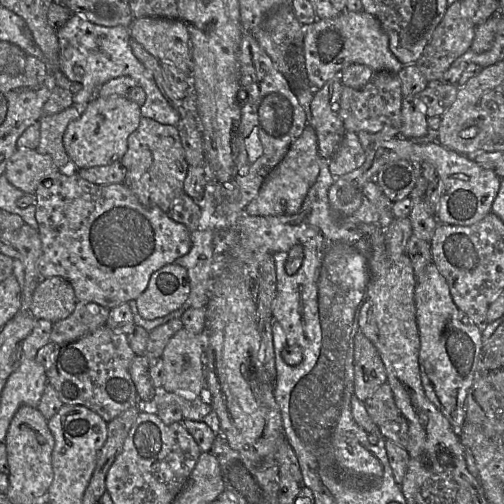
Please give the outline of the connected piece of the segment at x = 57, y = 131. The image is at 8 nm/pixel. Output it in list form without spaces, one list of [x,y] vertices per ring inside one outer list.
[[[72,105],[59,113],[43,115],[39,120],[40,142],[35,150],[50,155],[60,170],[72,167],[64,148],[63,136],[69,123],[78,119],[81,114],[81,107]]]

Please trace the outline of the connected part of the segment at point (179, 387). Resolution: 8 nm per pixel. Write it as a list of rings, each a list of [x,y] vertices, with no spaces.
[[[183,328],[175,333],[162,354],[164,383],[161,390],[180,394],[188,400],[199,395],[207,397],[204,351],[202,335],[192,334]]]

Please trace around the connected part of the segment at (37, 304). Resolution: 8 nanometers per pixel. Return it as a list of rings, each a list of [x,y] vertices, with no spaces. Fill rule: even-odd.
[[[60,276],[43,278],[33,293],[30,313],[37,320],[45,319],[56,323],[67,318],[77,302],[69,281]]]

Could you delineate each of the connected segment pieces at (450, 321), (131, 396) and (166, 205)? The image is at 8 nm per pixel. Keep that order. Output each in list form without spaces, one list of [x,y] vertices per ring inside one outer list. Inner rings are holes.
[[[434,262],[416,277],[414,300],[420,338],[420,374],[425,394],[451,426],[459,430],[465,421],[465,400],[483,346],[482,327],[468,321],[457,307]]]
[[[104,325],[85,337],[66,344],[56,344],[52,353],[51,366],[46,371],[47,381],[56,390],[66,405],[82,405],[100,415],[106,422],[139,402],[129,368],[135,354],[128,342],[128,335],[116,333]]]
[[[142,117],[138,128],[128,137],[128,148],[120,162],[126,169],[123,184],[145,207],[159,207],[169,213],[174,199],[184,193],[189,165],[175,126]]]

